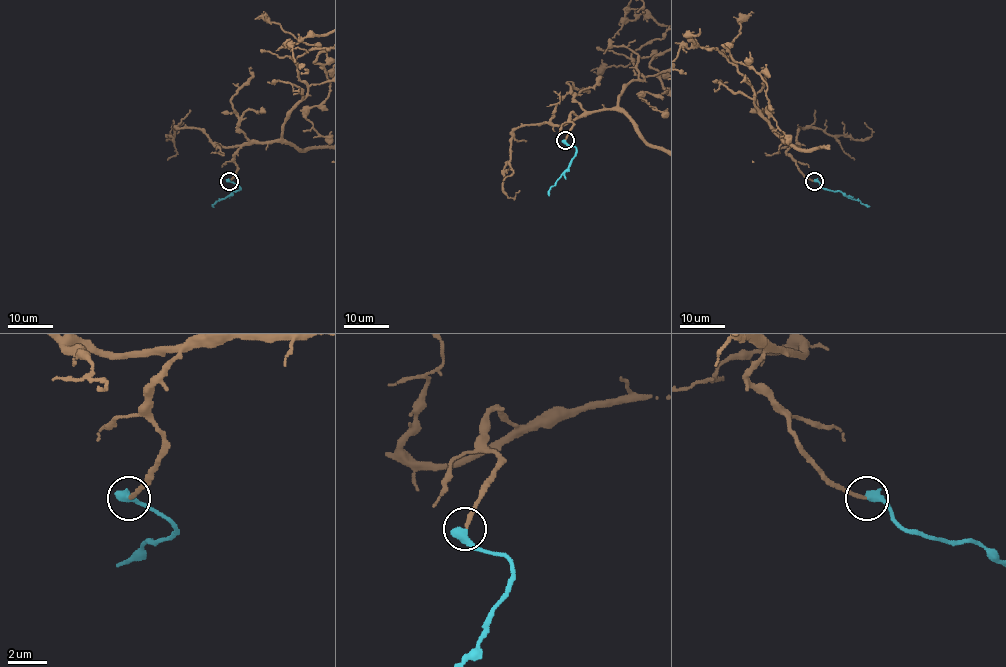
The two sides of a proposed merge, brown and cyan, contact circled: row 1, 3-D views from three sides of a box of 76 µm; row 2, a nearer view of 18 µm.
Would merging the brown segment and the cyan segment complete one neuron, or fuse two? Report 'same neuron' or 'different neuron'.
same neuron

